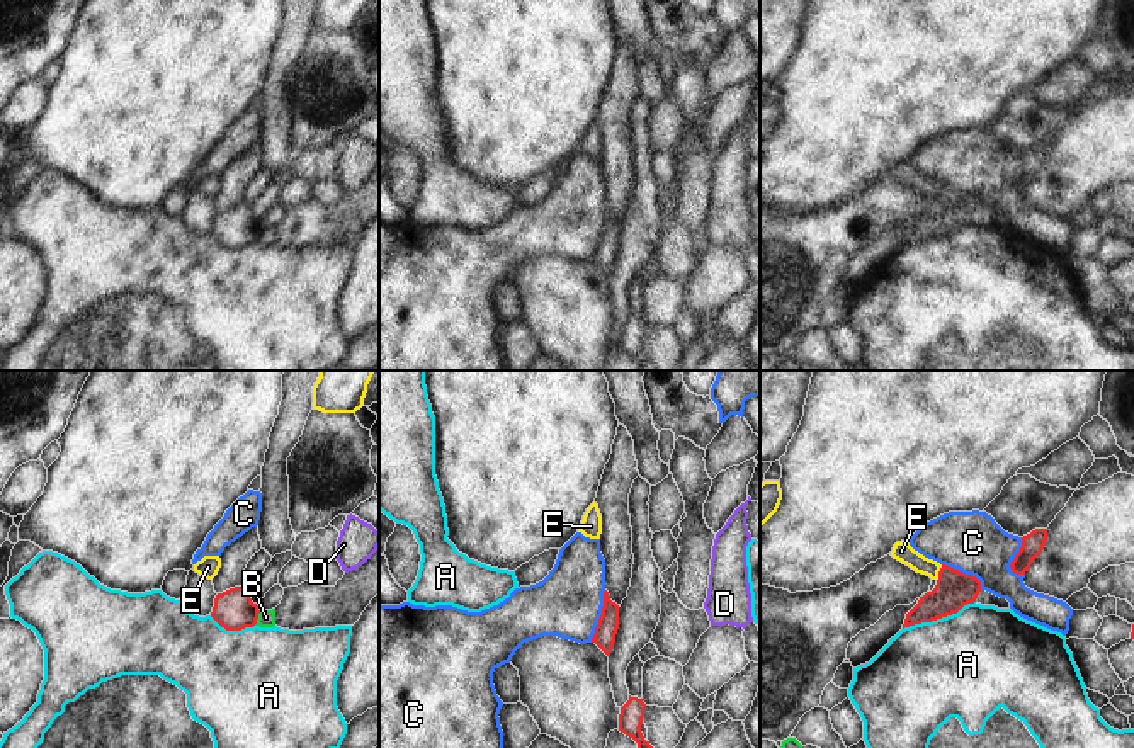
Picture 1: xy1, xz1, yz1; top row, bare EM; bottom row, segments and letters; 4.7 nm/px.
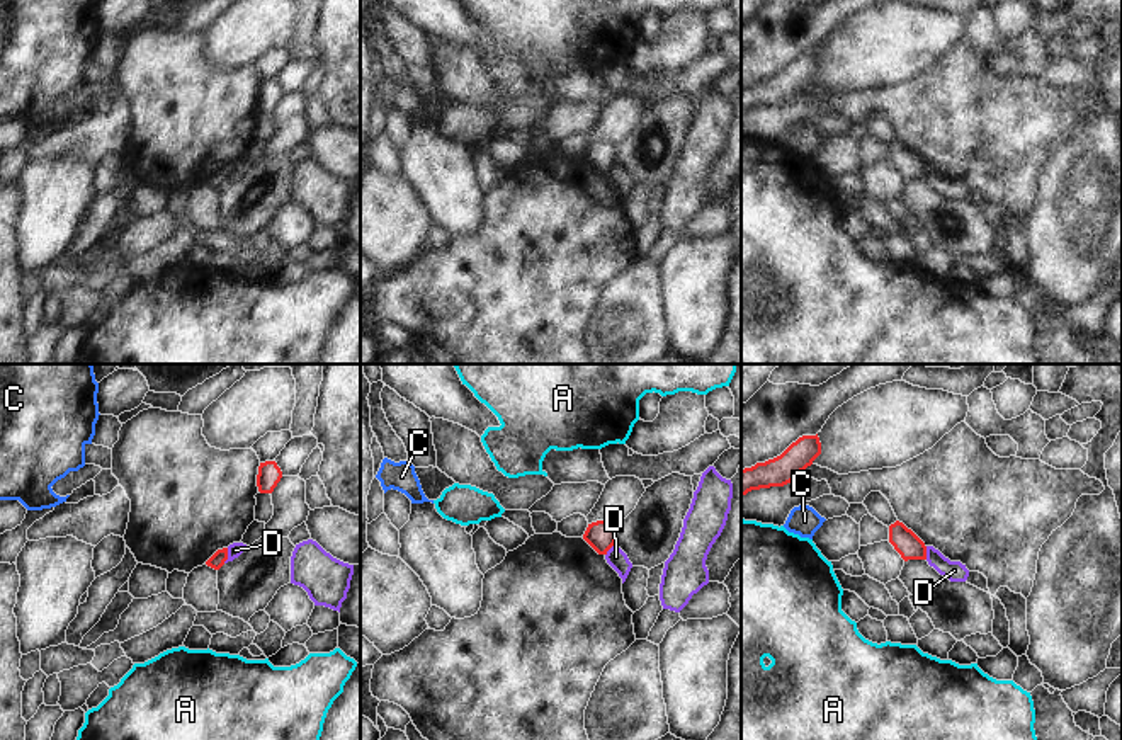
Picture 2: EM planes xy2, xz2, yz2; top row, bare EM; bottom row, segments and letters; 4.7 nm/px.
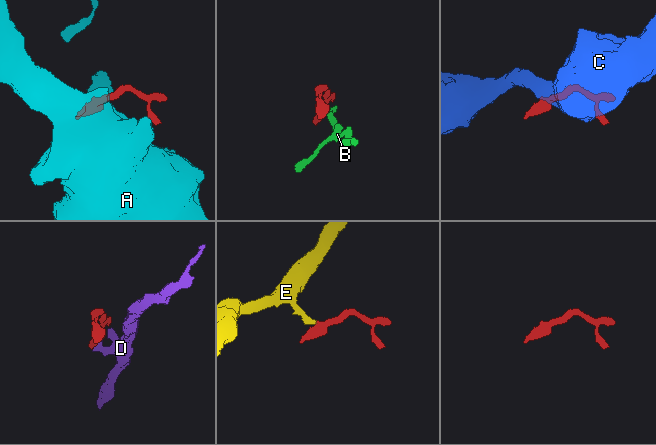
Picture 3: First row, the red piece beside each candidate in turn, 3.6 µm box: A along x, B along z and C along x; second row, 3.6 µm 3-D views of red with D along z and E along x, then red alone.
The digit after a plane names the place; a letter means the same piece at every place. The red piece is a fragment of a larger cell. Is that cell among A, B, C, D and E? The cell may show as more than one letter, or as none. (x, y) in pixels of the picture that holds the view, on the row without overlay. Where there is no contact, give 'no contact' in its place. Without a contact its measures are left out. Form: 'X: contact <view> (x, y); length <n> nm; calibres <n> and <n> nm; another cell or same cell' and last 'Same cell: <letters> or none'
A: contact yz1 (939, 237); length 380 nm; calibres 180 and 480 nm; another cell
B: contact xy1 (257, 237); length 70 nm; calibres 190 and 80 nm; another cell
C: contact xz1 (601, 235); length 260 nm; calibres 100 and 320 nm; another cell
D: contact xy2 (226, 174); length 80 nm; calibres 70 and 70 nm; another cell
E: contact yz1 (939, 192); length 80 nm; calibres 180 and 90 nm; same cell
Same cell: E

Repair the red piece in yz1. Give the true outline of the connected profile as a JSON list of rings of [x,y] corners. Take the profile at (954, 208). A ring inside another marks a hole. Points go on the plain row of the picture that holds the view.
[[[896,162],[891,175],[937,201],[935,207],[920,216],[906,233],[903,248],[957,233],[964,224],[974,223],[981,211],[981,201],[976,196],[925,177],[910,162]]]

